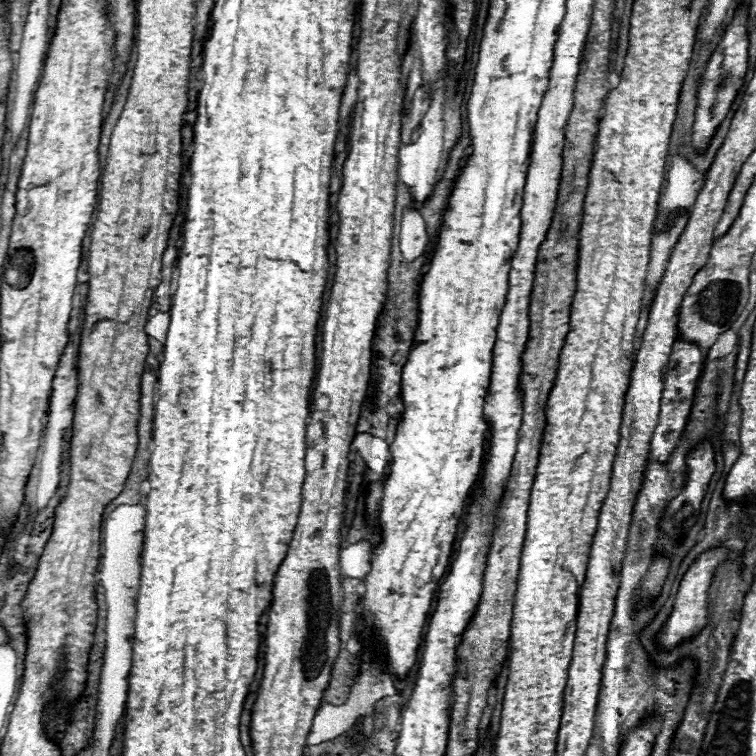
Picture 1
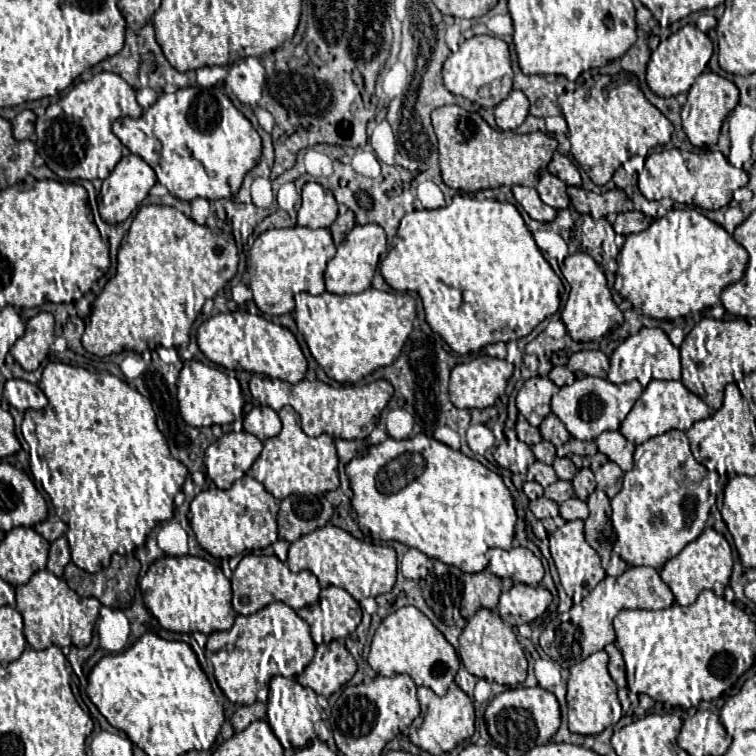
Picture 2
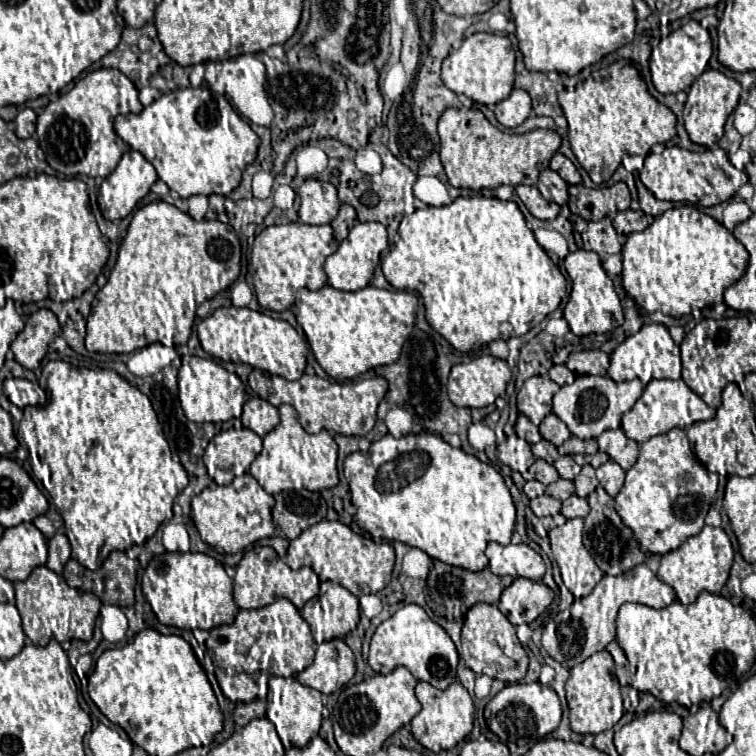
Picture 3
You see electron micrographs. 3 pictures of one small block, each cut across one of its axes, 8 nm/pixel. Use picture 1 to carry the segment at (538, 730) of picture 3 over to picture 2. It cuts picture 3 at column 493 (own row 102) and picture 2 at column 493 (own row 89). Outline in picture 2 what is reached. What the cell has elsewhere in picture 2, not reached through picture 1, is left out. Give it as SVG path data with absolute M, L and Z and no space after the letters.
M534 686L534 688L516 688L516 690L506 690L494 696L494 700L488 704L486 714L484 714L488 734L498 746L508 746L508 748L518 748L522 752L532 750L536 744L548 744L552 736L556 734L560 726L560 706L558 700L552 692Z

